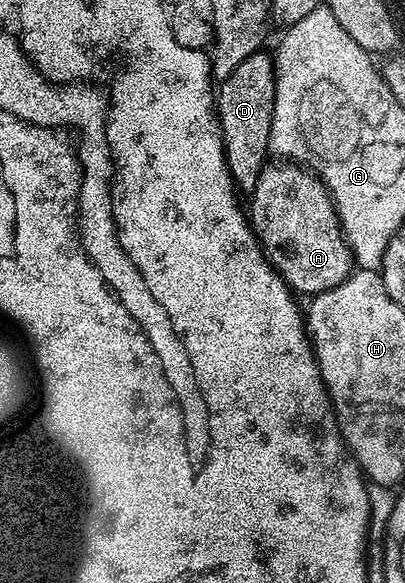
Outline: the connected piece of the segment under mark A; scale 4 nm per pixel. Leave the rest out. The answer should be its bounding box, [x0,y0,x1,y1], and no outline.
[250,160,354,296]

